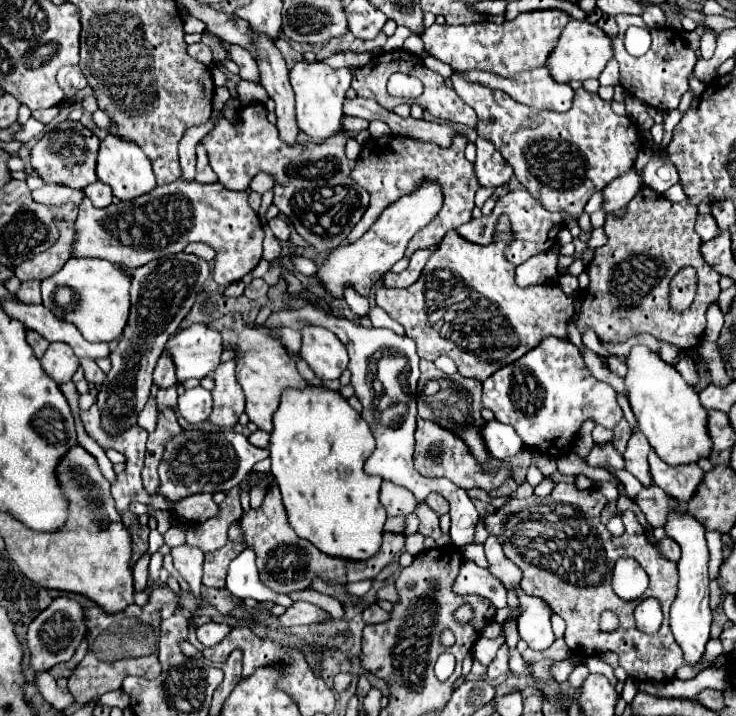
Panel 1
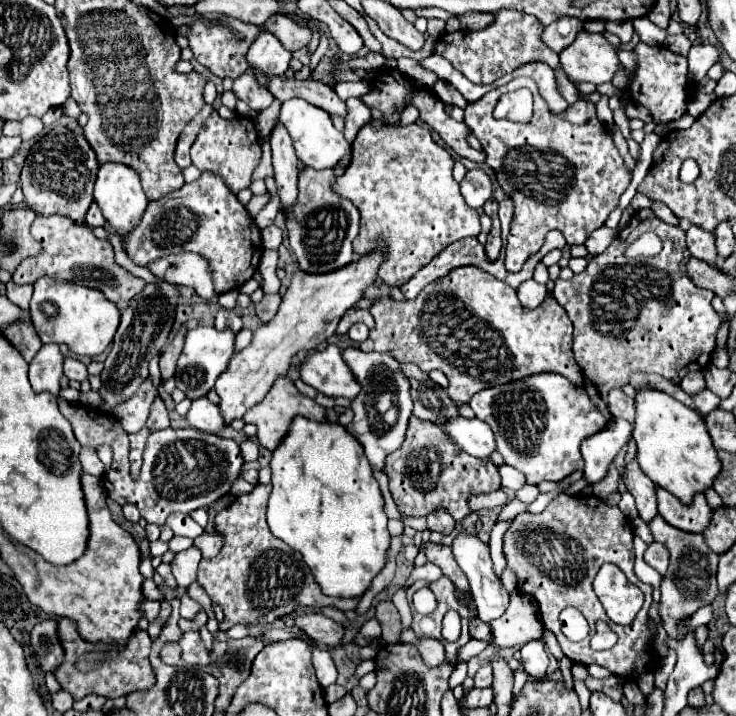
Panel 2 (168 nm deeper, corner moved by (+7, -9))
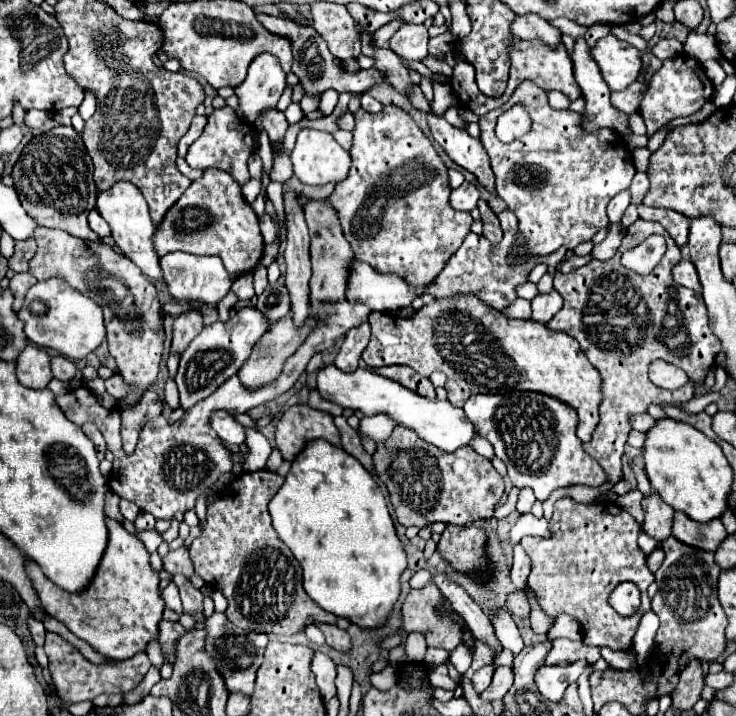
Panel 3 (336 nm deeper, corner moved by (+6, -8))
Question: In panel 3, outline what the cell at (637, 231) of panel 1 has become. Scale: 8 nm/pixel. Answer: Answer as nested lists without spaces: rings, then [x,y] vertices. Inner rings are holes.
[[[638,218],[630,228],[626,228],[622,244],[610,260],[592,260],[570,274],[554,274],[554,288],[562,294],[564,306],[548,322],[548,328],[574,336],[590,364],[600,372],[600,422],[592,434],[592,440],[584,442],[582,448],[594,460],[598,460],[610,484],[622,480],[622,454],[626,436],[630,432],[628,416],[646,412],[648,404],[688,402],[694,396],[694,384],[686,384],[678,390],[662,390],[654,386],[648,378],[650,362],[658,358],[666,360],[674,366],[680,366],[692,382],[702,382],[714,364],[716,354],[720,352],[720,340],[714,336],[708,324],[708,312],[702,294],[676,284],[672,278],[672,268],[680,260],[682,254],[672,236],[658,222]],[[650,234],[662,234],[668,242],[662,264],[658,264],[646,276],[624,268],[620,264],[622,252],[640,244],[644,236]]]

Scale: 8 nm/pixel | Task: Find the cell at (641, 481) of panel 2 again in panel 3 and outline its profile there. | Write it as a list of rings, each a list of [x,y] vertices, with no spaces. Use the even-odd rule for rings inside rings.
[[[656,492],[642,498],[642,508],[644,508],[644,530],[646,530],[646,534],[650,534],[658,542],[666,540],[672,534],[670,524],[672,524],[674,508],[670,508]]]

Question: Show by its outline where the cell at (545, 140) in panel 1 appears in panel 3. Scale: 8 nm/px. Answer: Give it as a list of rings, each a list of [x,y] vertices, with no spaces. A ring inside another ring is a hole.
[[[532,80],[518,84],[510,100],[480,116],[478,124],[480,142],[490,156],[496,176],[496,192],[518,218],[516,242],[508,254],[510,266],[520,264],[520,250],[524,250],[526,256],[536,258],[546,256],[560,246],[574,250],[580,242],[592,240],[600,228],[610,224],[606,216],[608,202],[630,188],[636,174],[632,152],[620,134],[610,128],[588,132],[582,126],[582,114],[574,110],[554,110],[548,104],[548,92]],[[516,102],[526,104],[532,116],[532,132],[504,144],[494,134],[496,118]]]

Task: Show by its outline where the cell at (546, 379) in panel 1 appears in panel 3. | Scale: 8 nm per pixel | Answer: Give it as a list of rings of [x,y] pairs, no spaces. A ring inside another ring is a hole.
[[[514,392],[514,394],[474,394],[464,404],[464,412],[470,422],[478,428],[480,436],[484,436],[492,446],[494,452],[504,464],[508,466],[508,478],[516,488],[530,486],[538,500],[546,500],[552,490],[570,486],[570,484],[594,484],[602,486],[606,482],[606,474],[602,472],[600,464],[586,456],[582,450],[582,440],[576,436],[578,414],[576,410],[548,394],[540,392]]]

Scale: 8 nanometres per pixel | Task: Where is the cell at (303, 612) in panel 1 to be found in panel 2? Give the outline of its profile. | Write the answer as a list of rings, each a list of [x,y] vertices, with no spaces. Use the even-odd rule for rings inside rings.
[[[307,613],[301,617],[295,617],[295,627],[299,627],[303,633],[313,637],[315,641],[321,641],[325,645],[339,645],[345,627],[321,613]]]

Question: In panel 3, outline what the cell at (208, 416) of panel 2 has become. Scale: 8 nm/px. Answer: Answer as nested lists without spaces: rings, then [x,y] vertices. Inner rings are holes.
[[[216,410],[210,416],[210,428],[218,434],[218,438],[224,444],[236,444],[236,446],[240,446],[244,442],[244,438],[246,438],[244,436],[244,428],[226,410]]]

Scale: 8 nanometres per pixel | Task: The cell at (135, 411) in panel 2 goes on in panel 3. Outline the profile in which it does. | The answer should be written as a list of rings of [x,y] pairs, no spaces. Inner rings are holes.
[[[38,226],[34,230],[34,238],[38,242],[38,250],[28,264],[28,272],[36,280],[62,278],[74,290],[92,298],[104,310],[104,322],[108,332],[108,348],[118,364],[118,372],[124,382],[130,386],[130,392],[118,400],[116,408],[132,408],[140,402],[142,394],[156,382],[158,364],[162,356],[164,332],[160,332],[160,302],[156,294],[156,286],[142,274],[142,270],[118,254],[112,246],[102,240],[84,240],[70,236],[64,230]]]

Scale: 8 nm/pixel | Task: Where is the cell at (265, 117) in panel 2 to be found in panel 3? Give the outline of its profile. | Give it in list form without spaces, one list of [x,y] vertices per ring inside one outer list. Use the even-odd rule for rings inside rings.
[[[268,52],[256,56],[248,68],[246,80],[234,88],[240,98],[236,114],[252,124],[264,108],[274,108],[278,104],[284,86],[286,72],[282,70],[280,60]]]

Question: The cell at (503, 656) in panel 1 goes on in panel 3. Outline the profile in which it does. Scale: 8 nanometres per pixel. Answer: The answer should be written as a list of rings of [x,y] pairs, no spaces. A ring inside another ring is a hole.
[[[488,664],[488,666],[482,666],[480,670],[476,670],[476,674],[472,676],[472,684],[474,684],[474,690],[480,694],[488,688],[490,680],[492,680],[492,674],[494,674],[494,666]]]

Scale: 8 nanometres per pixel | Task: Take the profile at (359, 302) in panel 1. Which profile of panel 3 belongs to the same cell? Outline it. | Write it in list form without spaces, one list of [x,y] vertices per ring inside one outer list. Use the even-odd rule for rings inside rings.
[[[368,322],[362,324],[362,326],[358,326],[358,328],[352,328],[352,330],[344,336],[344,342],[342,342],[342,346],[340,346],[338,354],[336,354],[336,362],[334,362],[334,364],[336,364],[340,370],[344,370],[344,372],[346,372],[346,370],[348,370],[348,372],[356,370],[356,368],[358,368],[360,354],[364,352],[368,340],[370,340],[370,326],[368,326]]]

